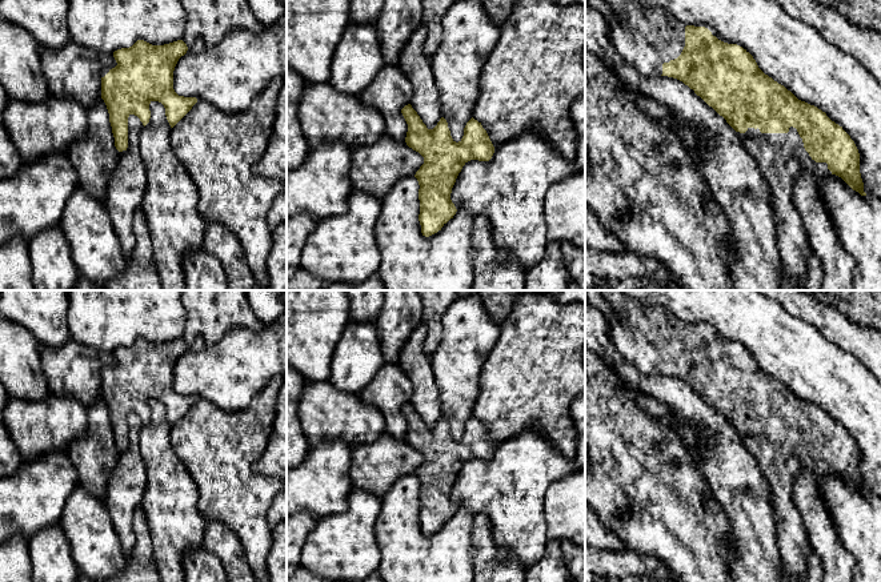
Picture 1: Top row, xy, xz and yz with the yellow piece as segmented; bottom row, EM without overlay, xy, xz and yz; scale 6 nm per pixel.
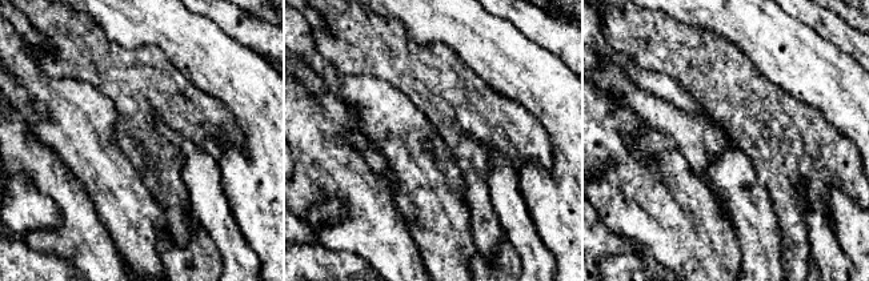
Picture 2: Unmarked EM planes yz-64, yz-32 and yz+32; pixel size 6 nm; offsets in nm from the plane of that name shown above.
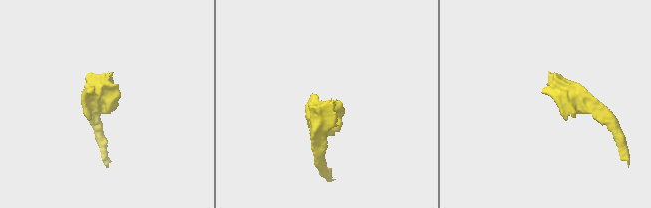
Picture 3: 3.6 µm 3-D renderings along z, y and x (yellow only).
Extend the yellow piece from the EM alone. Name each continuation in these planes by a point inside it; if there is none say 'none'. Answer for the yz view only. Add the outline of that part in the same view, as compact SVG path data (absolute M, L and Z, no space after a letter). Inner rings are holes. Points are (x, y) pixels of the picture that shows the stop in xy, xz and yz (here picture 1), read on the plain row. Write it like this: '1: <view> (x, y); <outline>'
1: yz (645, 336); M598 290L610 308L609 338L621 356L645 374L661 374L662 362L677 357L685 345L685 322L662 308L645 306L622 290Z
2: yz (781, 456); M793 425L788 432L761 432L758 426L748 426L745 432L737 430L737 434L756 458L769 486L782 565L800 582L806 575L805 559L812 547L794 505L793 482L804 469L810 470L816 477L818 494L825 502L824 479L832 470L826 461L816 461L809 454Z

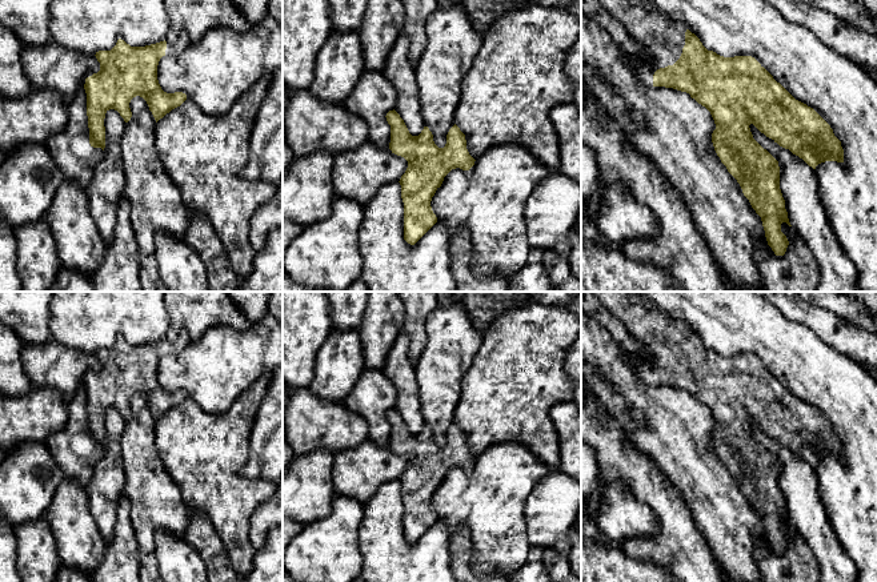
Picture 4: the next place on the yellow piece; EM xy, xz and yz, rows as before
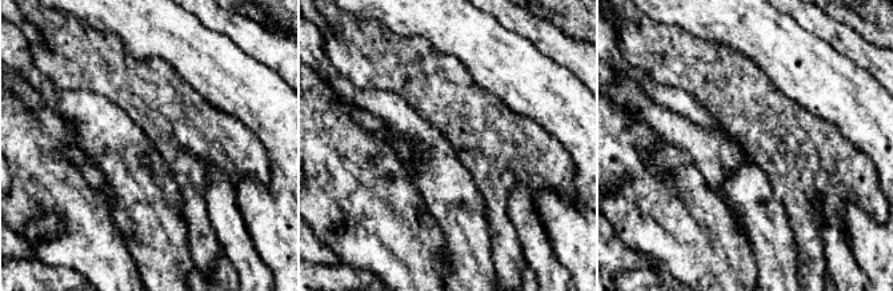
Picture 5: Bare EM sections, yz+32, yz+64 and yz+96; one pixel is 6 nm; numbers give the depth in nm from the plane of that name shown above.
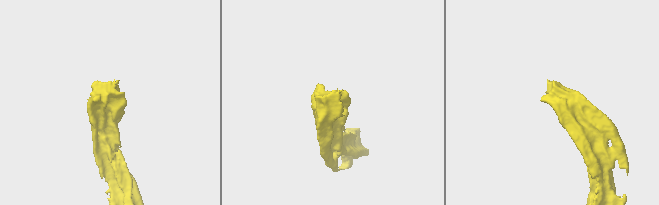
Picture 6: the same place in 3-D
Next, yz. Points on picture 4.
1: yz (663, 337); M593 293L604 308L642 344L641 356L621 349L640 380L653 384L654 370L673 364L680 357L685 344L686 326L634 293Z

